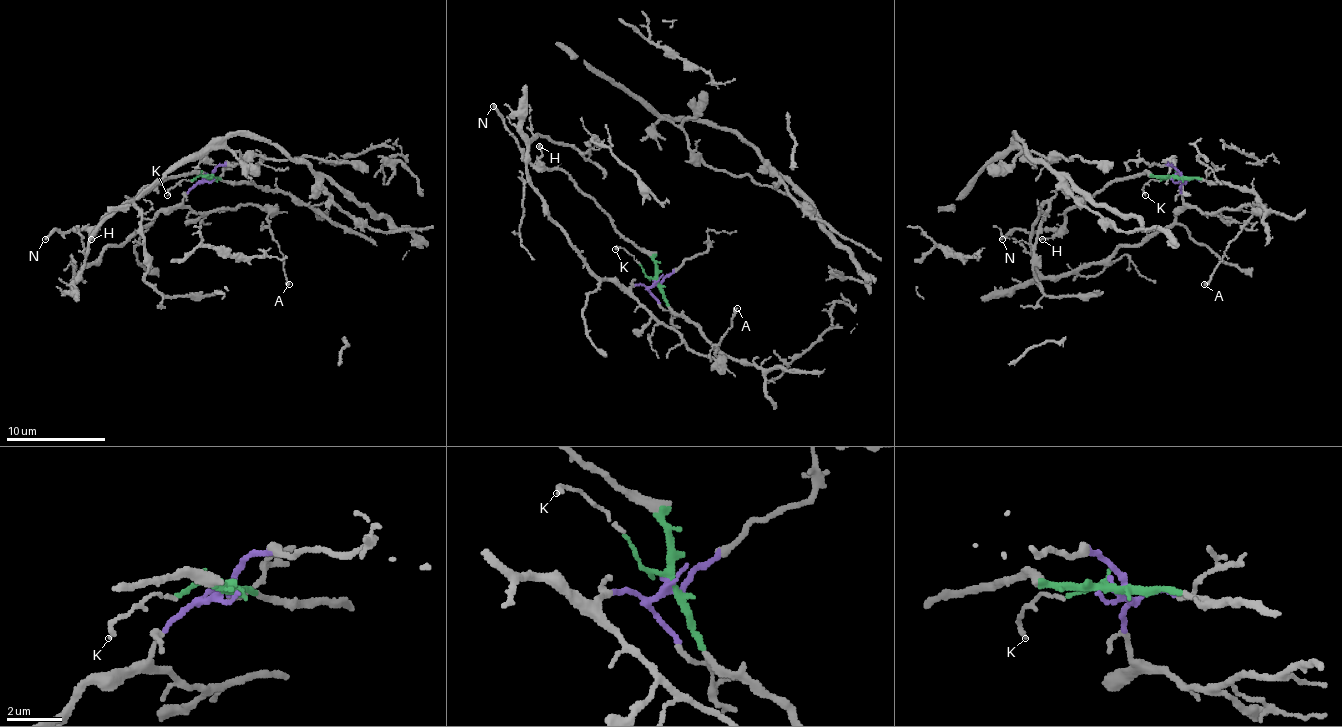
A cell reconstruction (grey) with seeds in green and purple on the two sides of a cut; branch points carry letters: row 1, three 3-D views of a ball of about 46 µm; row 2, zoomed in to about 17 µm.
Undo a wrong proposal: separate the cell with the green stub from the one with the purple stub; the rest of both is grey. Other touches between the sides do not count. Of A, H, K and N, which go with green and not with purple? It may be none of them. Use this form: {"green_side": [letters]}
{"green_side": ["H", "K", "N"]}

